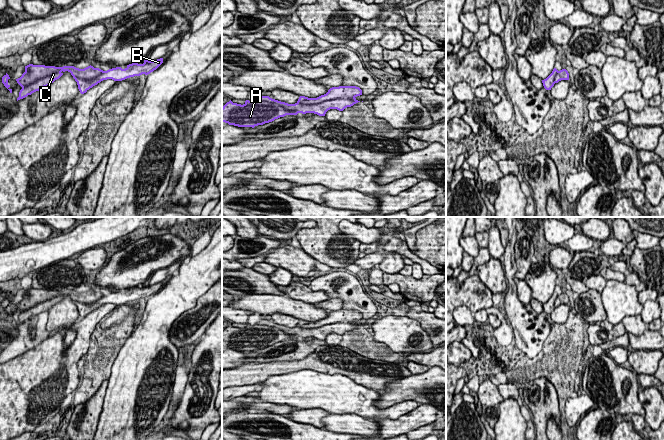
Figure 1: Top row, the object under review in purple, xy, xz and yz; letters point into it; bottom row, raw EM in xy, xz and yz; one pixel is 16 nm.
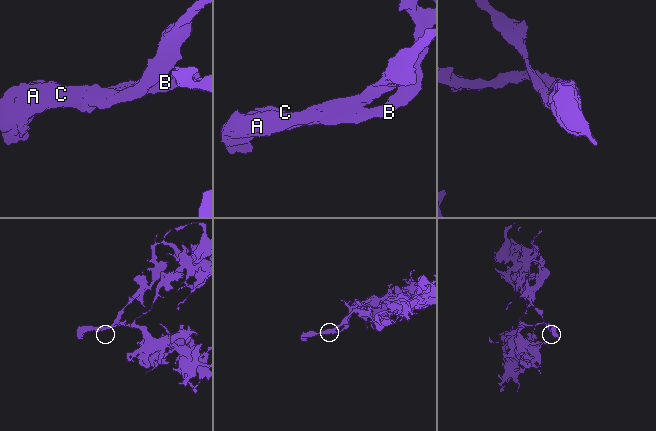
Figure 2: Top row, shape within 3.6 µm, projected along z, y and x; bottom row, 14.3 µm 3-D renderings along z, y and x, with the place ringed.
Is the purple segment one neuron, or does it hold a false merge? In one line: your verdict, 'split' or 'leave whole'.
leave whole

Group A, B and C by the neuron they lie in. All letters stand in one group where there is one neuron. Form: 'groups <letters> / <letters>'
groups A B C

